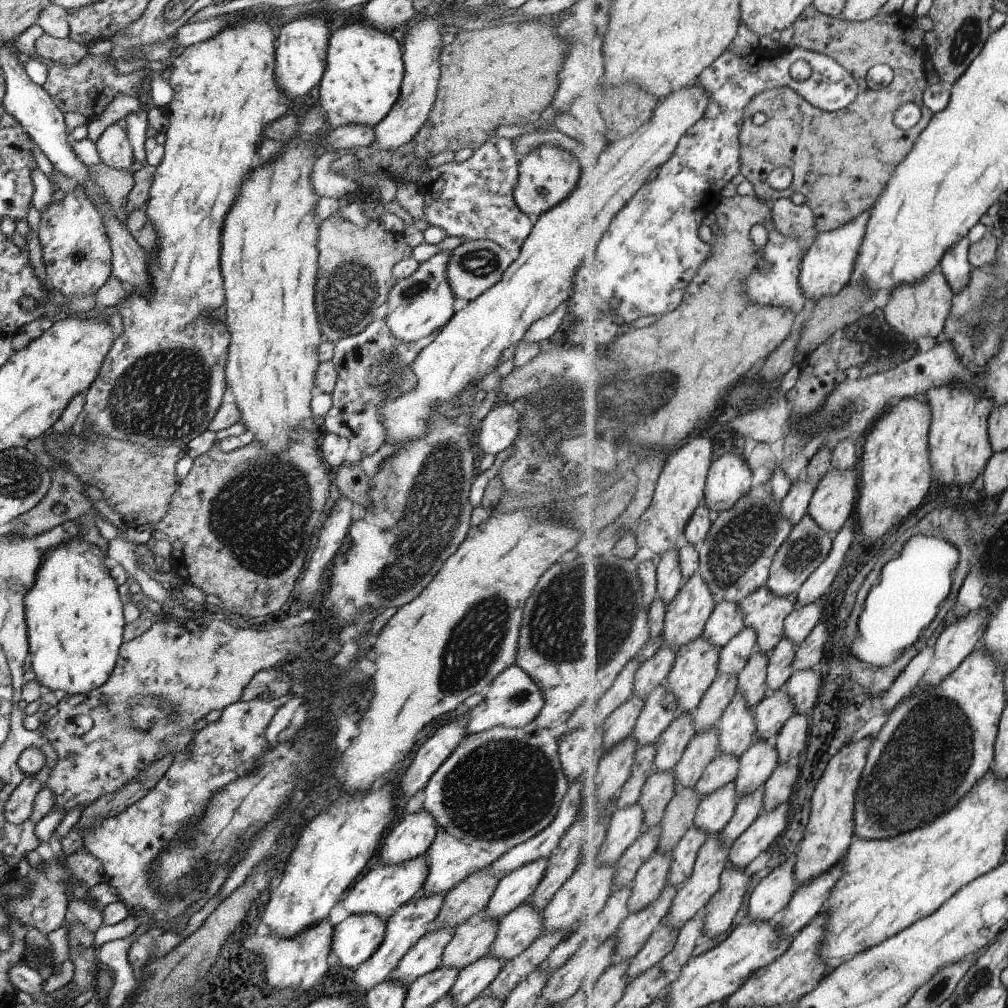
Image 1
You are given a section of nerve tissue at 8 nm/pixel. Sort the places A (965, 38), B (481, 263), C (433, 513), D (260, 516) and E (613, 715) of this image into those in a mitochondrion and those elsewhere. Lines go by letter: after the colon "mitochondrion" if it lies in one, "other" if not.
A: mitochondrion
B: mitochondrion
C: mitochondrion
D: mitochondrion
E: other

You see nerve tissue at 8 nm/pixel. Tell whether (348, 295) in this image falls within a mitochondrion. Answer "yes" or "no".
yes

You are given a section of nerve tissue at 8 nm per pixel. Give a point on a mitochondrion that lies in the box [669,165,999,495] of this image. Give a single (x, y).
(834, 420)

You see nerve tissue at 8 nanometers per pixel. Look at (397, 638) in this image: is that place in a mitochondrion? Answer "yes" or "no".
no

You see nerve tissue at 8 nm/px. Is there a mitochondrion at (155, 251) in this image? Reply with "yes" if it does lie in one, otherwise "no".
no

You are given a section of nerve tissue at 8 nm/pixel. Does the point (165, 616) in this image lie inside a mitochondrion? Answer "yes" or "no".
no

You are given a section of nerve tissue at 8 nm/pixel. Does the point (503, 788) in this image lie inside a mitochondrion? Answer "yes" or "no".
yes

